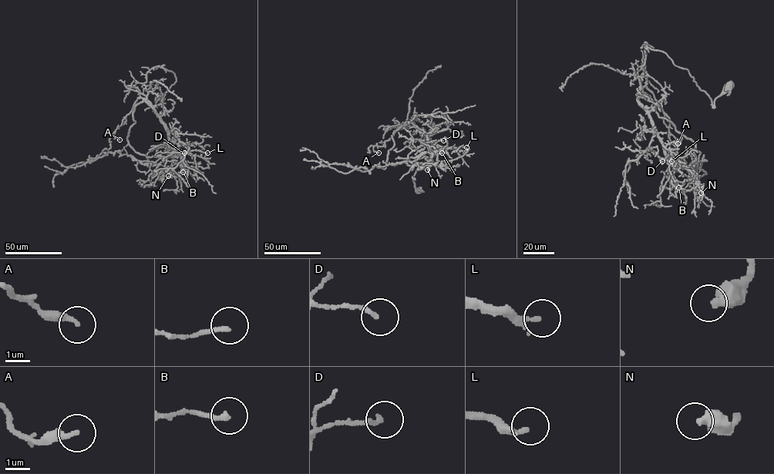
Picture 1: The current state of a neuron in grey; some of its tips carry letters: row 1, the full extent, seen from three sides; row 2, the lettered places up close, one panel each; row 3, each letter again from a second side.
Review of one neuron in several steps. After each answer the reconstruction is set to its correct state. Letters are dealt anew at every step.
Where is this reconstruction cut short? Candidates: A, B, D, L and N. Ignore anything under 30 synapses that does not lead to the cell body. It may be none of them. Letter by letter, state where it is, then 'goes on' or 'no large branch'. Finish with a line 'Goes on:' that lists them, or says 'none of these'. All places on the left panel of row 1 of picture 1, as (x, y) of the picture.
A: place (119, 139); no large branch
B: place (183, 172); no large branch
D: place (184, 152); no large branch
L: place (207, 152); no large branch
N: place (168, 176); no large branch
Goes on: none of these

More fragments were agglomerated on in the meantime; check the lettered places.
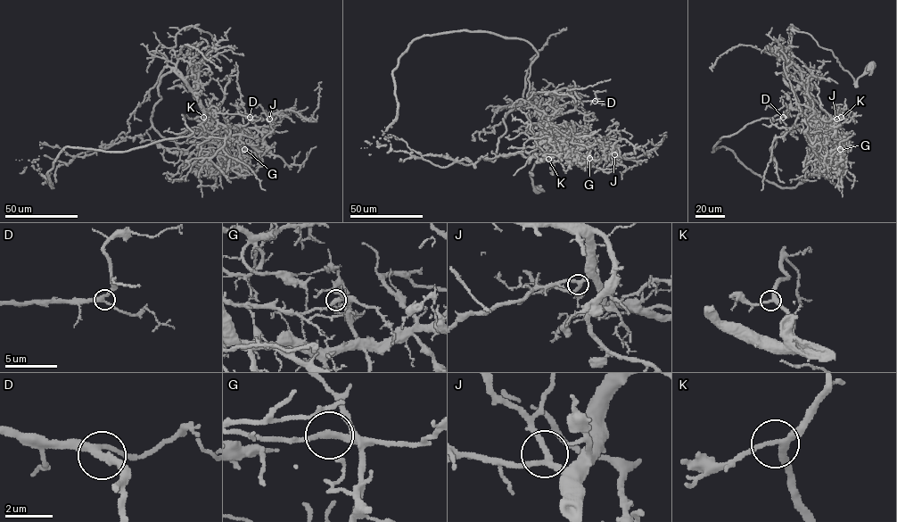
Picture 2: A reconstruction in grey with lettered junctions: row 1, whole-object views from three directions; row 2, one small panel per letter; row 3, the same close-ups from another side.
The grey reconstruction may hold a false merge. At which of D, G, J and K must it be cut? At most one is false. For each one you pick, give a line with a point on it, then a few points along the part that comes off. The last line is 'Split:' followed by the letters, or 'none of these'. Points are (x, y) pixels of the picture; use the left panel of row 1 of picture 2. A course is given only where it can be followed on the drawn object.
G: Place: (244, 149). Course of the part to remove: (245, 149), (231, 154), (182, 115), (187, 136), (66, 146), (53, 187), (32, 161), (42, 184)
Split: G

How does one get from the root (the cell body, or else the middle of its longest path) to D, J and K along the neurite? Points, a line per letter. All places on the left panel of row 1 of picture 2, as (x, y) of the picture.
D: (191, 65), (187, 86), (188, 72), (214, 40), (189, 26), (172, 48), (182, 79), (205, 110), (250, 117)
J: (191, 65), (187, 86), (188, 72), (214, 40), (189, 26), (172, 49), (203, 119), (241, 128), (269, 119)
K: (191, 65), (187, 86), (188, 72), (214, 40), (189, 26), (172, 49), (176, 69), (208, 111), (203, 117)

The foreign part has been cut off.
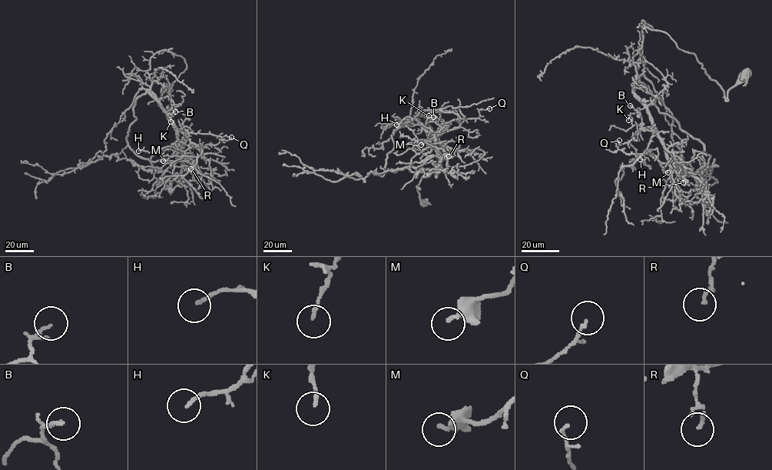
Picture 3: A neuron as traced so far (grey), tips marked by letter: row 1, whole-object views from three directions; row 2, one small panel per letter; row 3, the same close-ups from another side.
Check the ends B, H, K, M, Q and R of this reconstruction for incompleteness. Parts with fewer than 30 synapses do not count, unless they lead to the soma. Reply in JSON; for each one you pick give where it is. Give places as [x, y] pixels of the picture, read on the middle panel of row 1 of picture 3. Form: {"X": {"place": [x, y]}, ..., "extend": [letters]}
{"extend": []}

